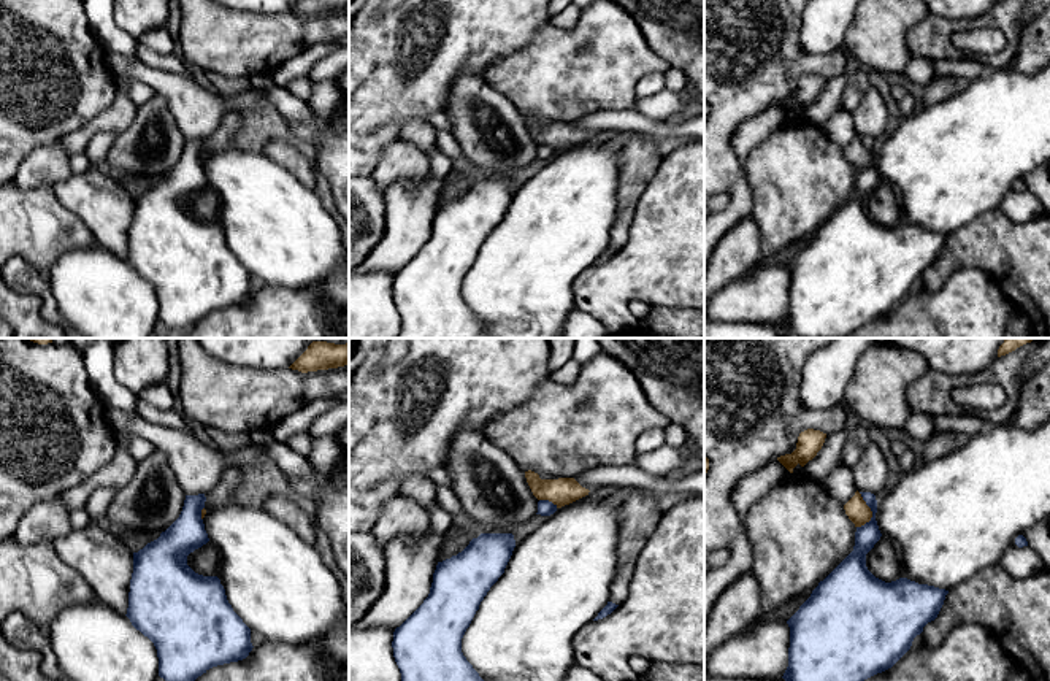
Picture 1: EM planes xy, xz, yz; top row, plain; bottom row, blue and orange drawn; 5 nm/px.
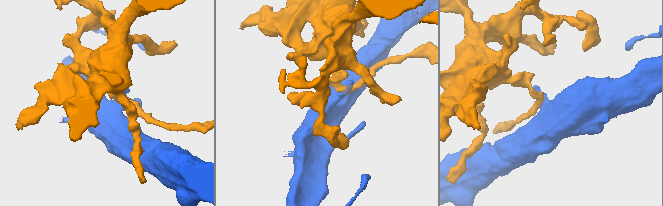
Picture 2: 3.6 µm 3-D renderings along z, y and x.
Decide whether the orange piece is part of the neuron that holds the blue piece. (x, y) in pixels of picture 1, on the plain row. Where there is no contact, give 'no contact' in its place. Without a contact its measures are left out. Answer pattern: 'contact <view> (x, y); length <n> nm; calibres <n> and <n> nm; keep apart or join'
contact yz (873, 157); length 180 nm; calibres 120 and 120 nm; keep apart

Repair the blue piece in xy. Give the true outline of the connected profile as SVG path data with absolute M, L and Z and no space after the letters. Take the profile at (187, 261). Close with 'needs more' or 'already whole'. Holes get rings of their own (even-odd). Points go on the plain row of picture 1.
M205 138L186 140L179 162L157 184L133 197L133 217L125 260L136 275L154 287L159 302L159 321L170 329L187 330L213 311L246 303L254 292L251 273L233 256L220 224L198 219L187 210L187 200L209 186L201 164L205 146Z; already whole

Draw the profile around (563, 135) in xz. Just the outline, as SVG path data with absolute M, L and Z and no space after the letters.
M525 116L527 127L538 144L549 144L557 152L569 149L585 140L588 133L582 132L574 122L541 124L538 117Z

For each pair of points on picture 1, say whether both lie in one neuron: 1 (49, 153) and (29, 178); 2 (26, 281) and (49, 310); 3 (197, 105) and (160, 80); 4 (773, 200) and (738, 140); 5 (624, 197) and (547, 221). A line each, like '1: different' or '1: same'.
1: same
2: same
3: same
4: different
5: different

